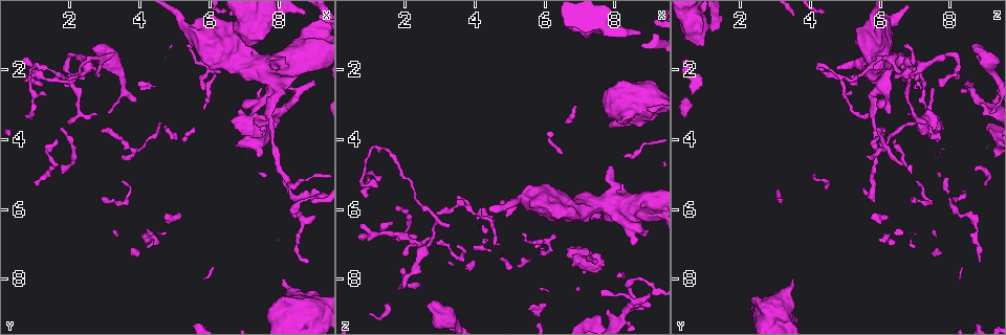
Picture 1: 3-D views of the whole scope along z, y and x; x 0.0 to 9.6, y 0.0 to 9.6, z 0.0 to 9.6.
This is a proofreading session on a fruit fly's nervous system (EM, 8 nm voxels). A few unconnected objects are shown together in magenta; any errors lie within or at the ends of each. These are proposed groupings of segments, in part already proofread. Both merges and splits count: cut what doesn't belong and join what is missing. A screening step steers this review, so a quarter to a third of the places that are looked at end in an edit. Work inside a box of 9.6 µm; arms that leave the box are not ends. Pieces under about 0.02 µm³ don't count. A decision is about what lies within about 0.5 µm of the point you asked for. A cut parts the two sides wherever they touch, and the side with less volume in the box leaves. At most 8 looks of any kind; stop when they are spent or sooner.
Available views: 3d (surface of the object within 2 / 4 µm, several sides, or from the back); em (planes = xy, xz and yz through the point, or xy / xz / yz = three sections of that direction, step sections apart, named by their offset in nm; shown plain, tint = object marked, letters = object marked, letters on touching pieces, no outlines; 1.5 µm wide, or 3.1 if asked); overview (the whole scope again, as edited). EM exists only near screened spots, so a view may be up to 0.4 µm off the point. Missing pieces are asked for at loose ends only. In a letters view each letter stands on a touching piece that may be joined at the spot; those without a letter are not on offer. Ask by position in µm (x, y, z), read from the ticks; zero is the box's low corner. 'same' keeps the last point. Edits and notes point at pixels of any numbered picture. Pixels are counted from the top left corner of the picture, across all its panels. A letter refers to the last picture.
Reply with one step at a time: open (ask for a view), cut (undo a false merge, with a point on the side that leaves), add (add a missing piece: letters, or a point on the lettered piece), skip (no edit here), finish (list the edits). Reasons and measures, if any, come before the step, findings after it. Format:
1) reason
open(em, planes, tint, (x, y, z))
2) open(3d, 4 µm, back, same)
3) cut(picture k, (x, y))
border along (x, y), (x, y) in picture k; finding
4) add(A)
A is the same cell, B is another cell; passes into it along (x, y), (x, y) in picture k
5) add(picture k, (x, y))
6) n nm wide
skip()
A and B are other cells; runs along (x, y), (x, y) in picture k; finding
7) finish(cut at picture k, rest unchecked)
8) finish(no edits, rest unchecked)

abrupt turn
open(em, xy, step 8, tint, (2.00, 1.55, 8.15))

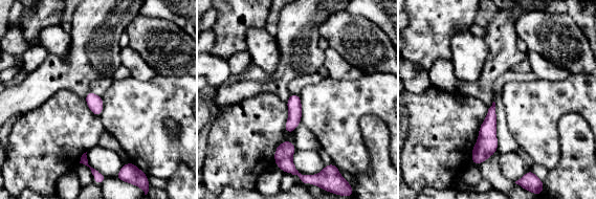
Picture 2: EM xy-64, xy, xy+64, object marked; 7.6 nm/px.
cut it another way
open(em, planes, tint, same)

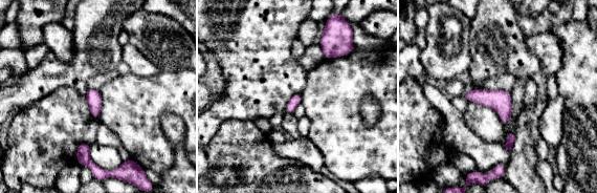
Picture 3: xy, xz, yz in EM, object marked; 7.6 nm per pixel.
see the neighbours
open(em, planes, letters, same)

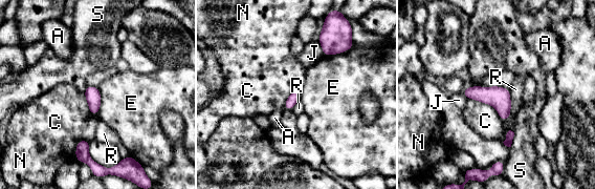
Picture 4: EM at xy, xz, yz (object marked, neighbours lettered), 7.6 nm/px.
skip()
A, C, E, J, N, R and S are other cells; border along (97, 87), (101, 93), (98, 113) in picture 4; all the same neuron

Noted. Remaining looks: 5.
open(em, planes, tint, (0.75, 2.20, 6.35))

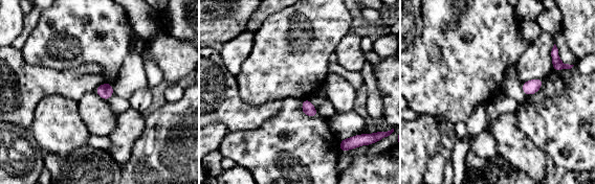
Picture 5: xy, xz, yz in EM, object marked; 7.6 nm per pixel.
what lies round it
open(em, planes, letters, same)

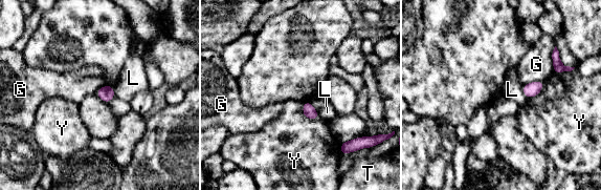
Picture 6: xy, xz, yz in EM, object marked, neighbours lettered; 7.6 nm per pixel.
skip()
G, L, T and Y are other cells; border along (302, 103), (304, 115), (319, 118) in picture 6; no lettered piece goes on from it

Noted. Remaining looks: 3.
sudden change in width
open(3d, 4 µm, (5.55, 0.95, 5.75))

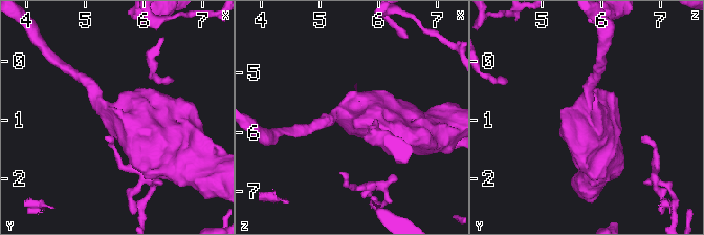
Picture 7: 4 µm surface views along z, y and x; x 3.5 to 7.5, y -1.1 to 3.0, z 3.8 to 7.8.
need the tissue
open(em, xz, step 8, tint, (5.60, 1.00, 5.80))

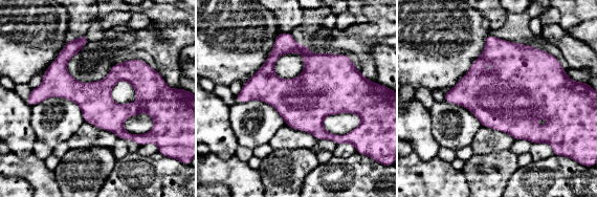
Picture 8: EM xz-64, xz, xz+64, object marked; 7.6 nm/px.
another direction
open(em, planes, letters, same)

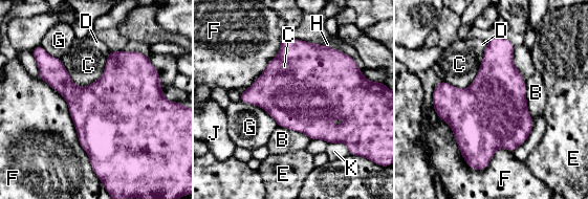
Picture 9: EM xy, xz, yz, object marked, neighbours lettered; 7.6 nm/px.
skip()
B, C, D, E, F, G, H, J and K are other cells; border along (239, 101), (260, 106), (278, 126) in picture 9; one neuron here

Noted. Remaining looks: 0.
finish(no edits, rest unchecked)

